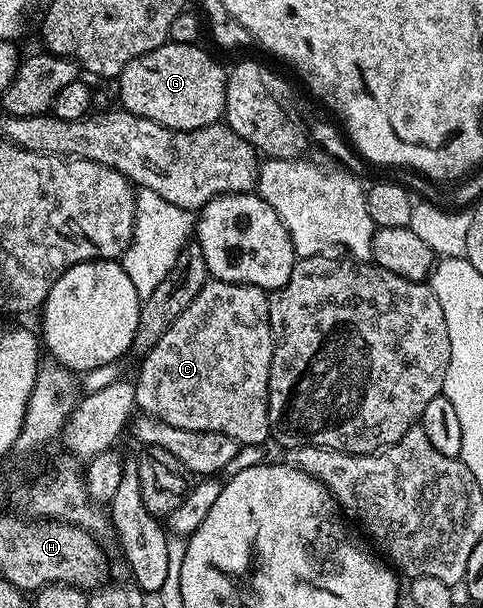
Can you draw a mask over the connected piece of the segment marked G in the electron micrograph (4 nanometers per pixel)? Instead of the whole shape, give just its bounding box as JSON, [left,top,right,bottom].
[120,41,229,131]

